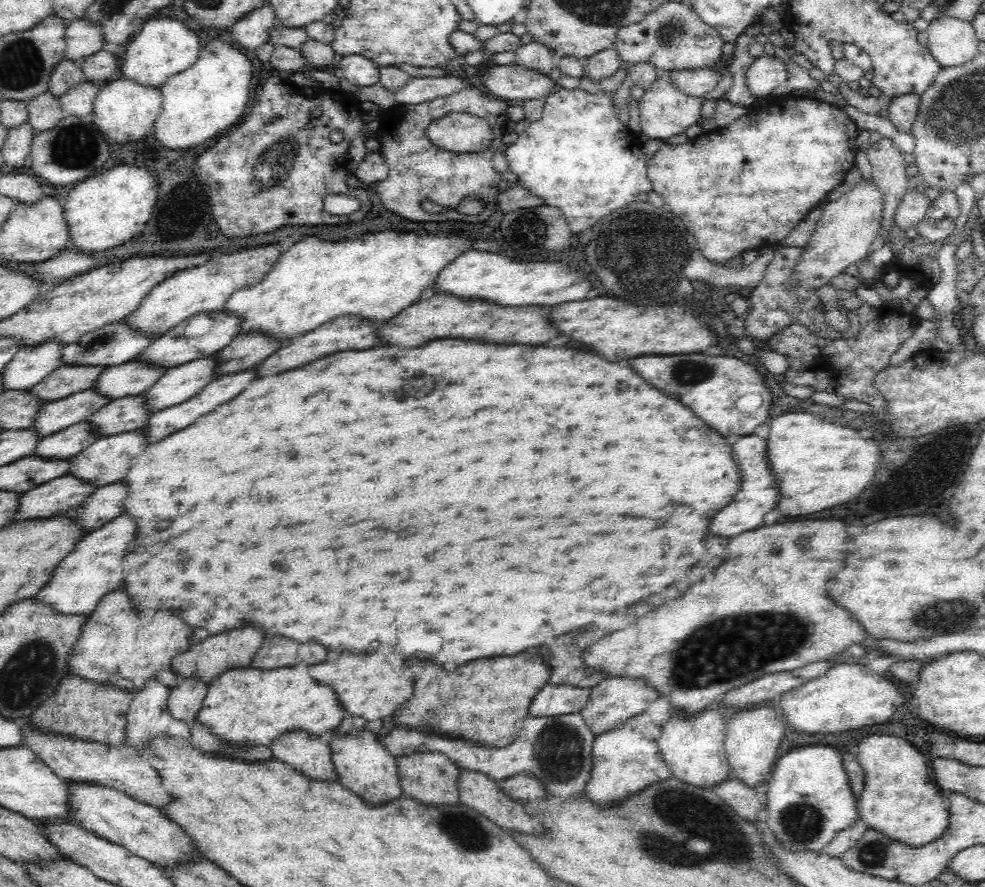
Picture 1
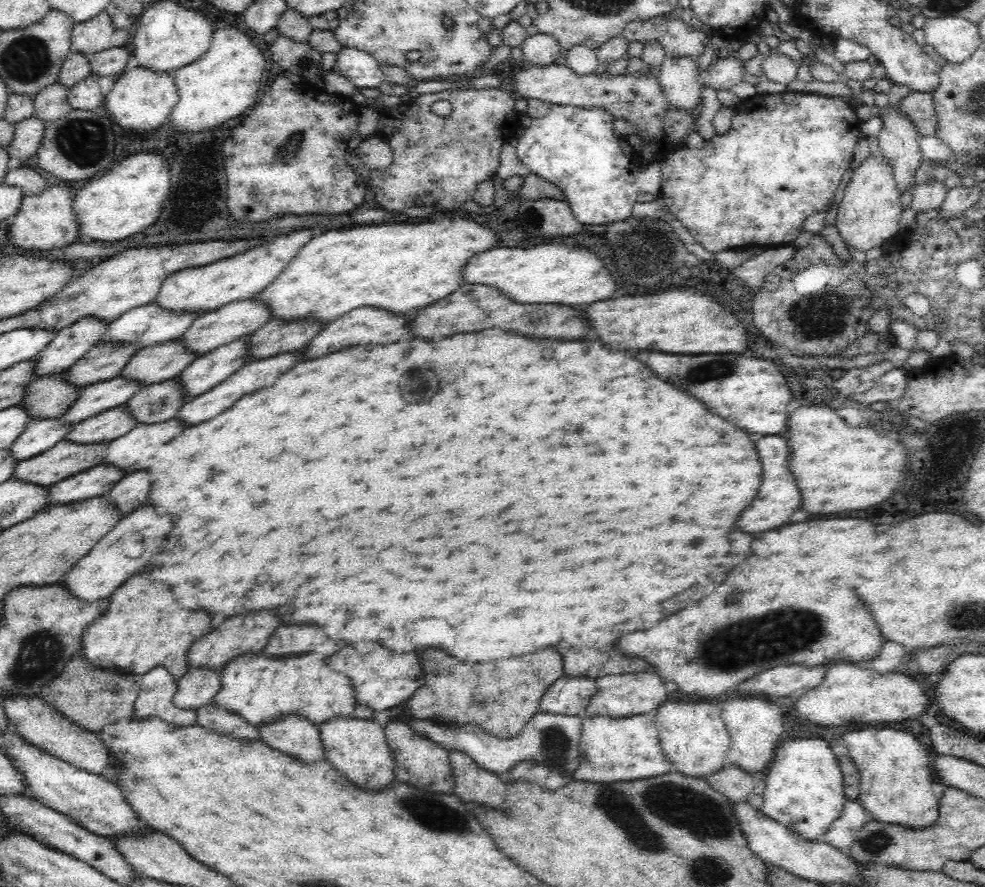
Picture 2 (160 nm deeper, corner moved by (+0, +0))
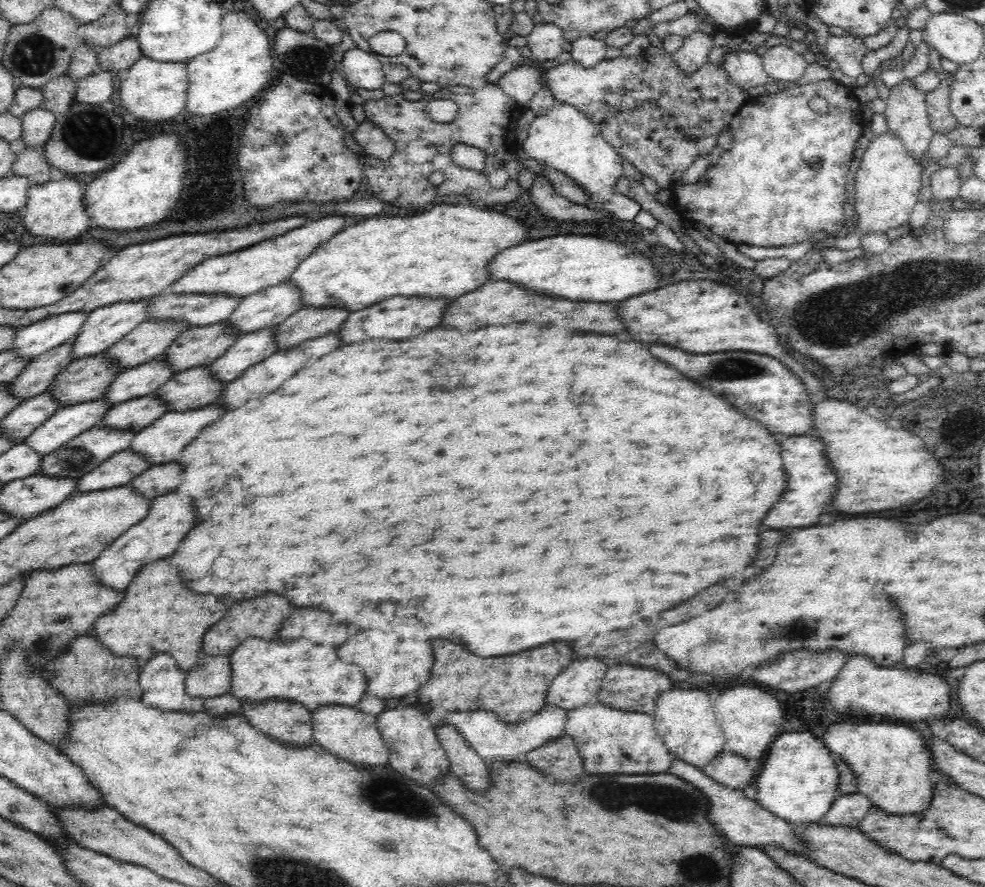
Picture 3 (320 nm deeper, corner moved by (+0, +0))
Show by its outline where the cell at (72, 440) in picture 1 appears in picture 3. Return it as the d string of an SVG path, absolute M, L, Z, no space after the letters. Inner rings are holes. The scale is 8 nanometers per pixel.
M152 394L114 405L98 425L140 432L168 411L167 404Z

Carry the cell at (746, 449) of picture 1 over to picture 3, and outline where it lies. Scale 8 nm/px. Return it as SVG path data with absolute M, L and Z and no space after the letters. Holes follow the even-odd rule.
M808 434L787 437L782 442L782 456L784 456L784 470L788 474L788 492L768 512L768 516L764 518L764 526L774 528L774 530L816 526L820 516L830 512L830 504L832 504L834 492L836 492L836 480L838 480L830 468L831 464L827 459L825 444L821 438Z

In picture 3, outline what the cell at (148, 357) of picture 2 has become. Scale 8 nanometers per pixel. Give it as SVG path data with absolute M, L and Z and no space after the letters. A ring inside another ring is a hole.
M226 321L216 324L208 324L208 326L190 327L188 331L184 331L165 351L167 363L172 366L176 373L186 371L196 366L209 366L217 358L220 358L239 338L237 330L233 330Z

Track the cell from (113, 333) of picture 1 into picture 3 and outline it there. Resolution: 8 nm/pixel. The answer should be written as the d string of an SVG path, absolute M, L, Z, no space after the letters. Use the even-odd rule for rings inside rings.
M168 289L161 292L148 308L147 320L180 319L190 327L208 326L226 321L244 296L227 294L174 294Z

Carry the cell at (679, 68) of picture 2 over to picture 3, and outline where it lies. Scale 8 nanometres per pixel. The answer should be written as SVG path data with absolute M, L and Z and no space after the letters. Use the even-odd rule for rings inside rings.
M694 30L692 34L683 37L682 46L673 53L678 69L684 74L690 74L708 61L708 54L715 45L712 35Z

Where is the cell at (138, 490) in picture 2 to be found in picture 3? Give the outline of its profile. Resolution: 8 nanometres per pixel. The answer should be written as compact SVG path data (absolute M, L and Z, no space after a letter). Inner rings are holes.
M176 464L152 465L146 472L130 483L136 490L144 492L146 498L156 498L160 494L170 494L184 480L184 470Z

